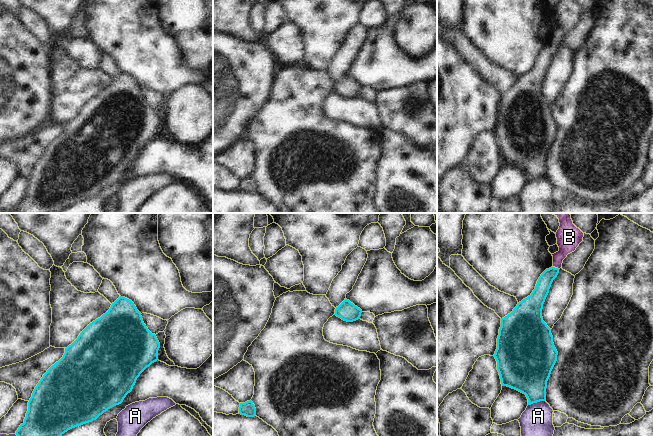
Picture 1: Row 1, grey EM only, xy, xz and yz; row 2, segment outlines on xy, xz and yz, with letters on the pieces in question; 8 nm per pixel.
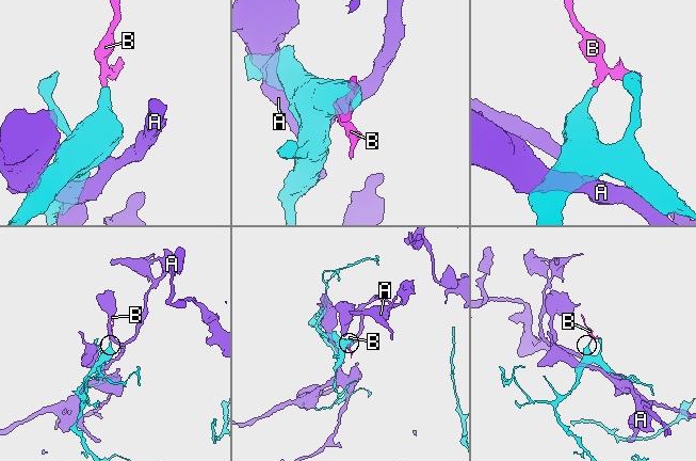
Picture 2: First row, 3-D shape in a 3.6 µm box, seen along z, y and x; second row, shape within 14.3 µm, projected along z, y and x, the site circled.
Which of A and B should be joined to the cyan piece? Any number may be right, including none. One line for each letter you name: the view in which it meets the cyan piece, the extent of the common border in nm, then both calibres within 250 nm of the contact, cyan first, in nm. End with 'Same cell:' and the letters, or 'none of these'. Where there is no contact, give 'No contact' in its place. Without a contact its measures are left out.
B: Touches cyan in yz. Shared border 50 nm. Thickness 120 nm (cyan) against 180 nm
Same cell: B.

